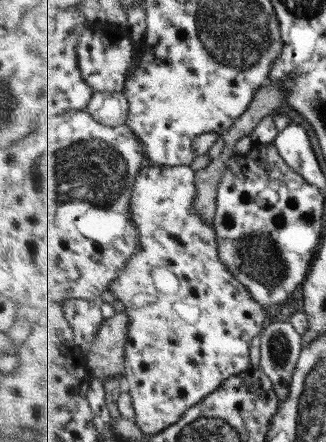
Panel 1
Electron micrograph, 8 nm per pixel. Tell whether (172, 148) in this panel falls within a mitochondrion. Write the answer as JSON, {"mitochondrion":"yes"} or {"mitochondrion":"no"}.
{"mitochondrion":"no"}

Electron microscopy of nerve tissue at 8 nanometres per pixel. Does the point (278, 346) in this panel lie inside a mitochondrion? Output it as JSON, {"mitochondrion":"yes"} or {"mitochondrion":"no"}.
{"mitochondrion":"yes"}

